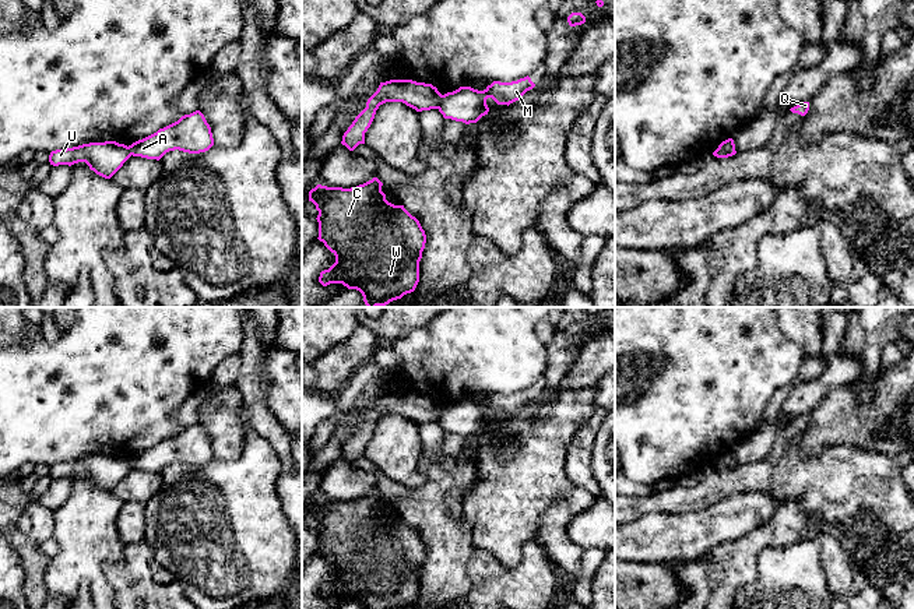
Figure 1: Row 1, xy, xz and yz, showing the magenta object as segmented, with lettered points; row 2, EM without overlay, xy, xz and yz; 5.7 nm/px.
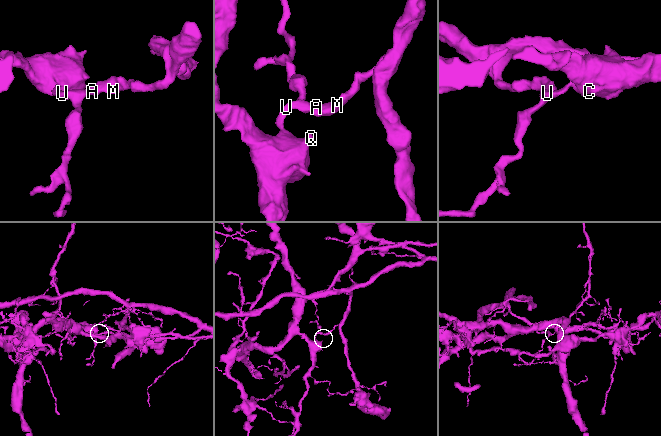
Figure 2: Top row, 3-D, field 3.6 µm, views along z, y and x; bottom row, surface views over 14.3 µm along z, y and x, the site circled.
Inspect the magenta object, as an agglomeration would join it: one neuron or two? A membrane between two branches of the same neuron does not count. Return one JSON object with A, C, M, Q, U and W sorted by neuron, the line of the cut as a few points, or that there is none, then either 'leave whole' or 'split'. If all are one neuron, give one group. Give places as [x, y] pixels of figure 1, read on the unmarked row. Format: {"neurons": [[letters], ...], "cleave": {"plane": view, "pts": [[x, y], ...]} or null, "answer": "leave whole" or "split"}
{"neurons": [["A", "M"], ["C", "Q", "U", "W"]], "cleave": {"plane": "xz", "pts": [[443, 408], [436, 421]]}, "answer": "split"}

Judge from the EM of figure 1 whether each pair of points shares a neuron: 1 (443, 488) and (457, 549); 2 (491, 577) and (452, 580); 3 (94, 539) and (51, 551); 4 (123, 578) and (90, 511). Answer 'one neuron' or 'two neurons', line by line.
1: one neuron
2: two neurons
3: one neuron
4: two neurons

